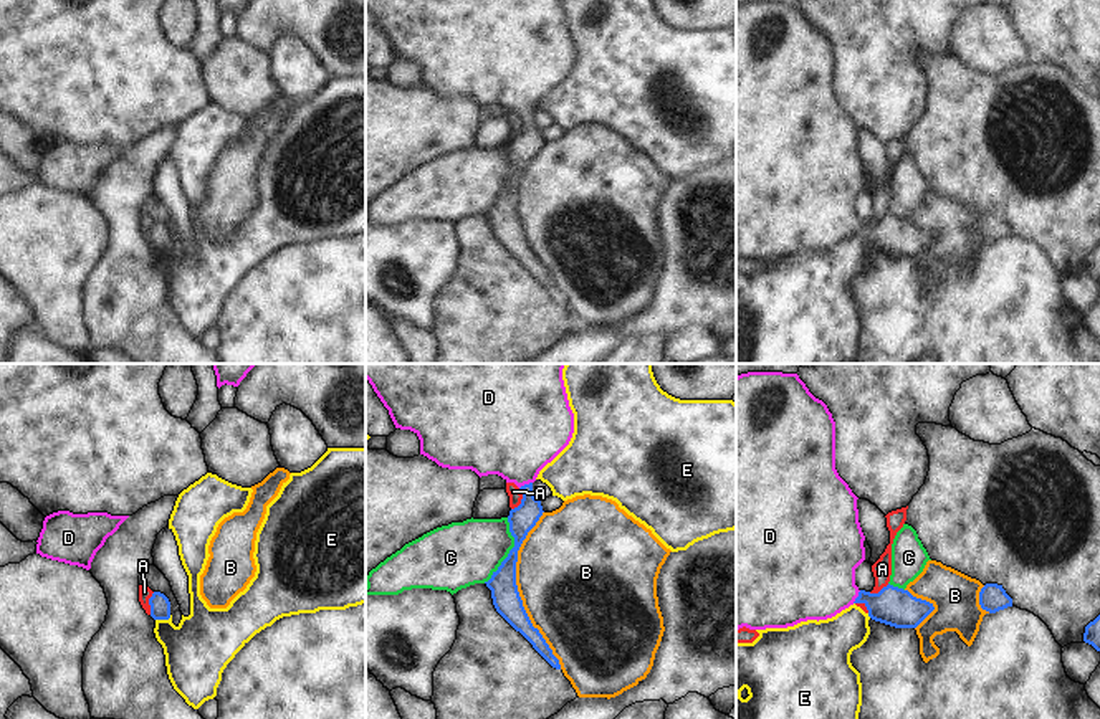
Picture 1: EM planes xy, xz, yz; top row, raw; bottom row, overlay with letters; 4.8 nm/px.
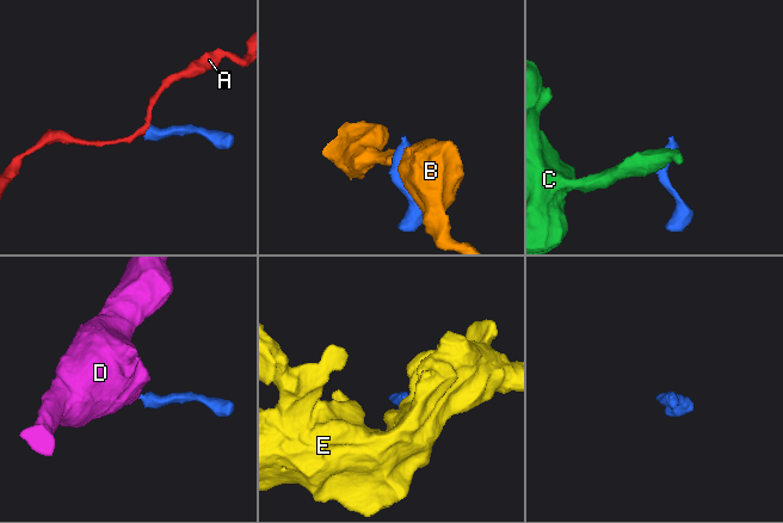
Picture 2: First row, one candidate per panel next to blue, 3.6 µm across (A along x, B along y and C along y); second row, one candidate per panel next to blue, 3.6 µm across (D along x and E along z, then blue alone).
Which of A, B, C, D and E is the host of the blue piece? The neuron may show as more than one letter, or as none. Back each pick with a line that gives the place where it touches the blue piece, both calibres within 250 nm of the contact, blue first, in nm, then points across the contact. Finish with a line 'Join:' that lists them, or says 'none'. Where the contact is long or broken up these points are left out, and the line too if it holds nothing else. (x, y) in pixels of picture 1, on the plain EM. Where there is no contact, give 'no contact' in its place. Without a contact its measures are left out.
D: xz (525, 114) | 130/420 nm | across xz (521, 149), (526, 144), (525, 114), (515, 78), (515, 65)
Join: D

